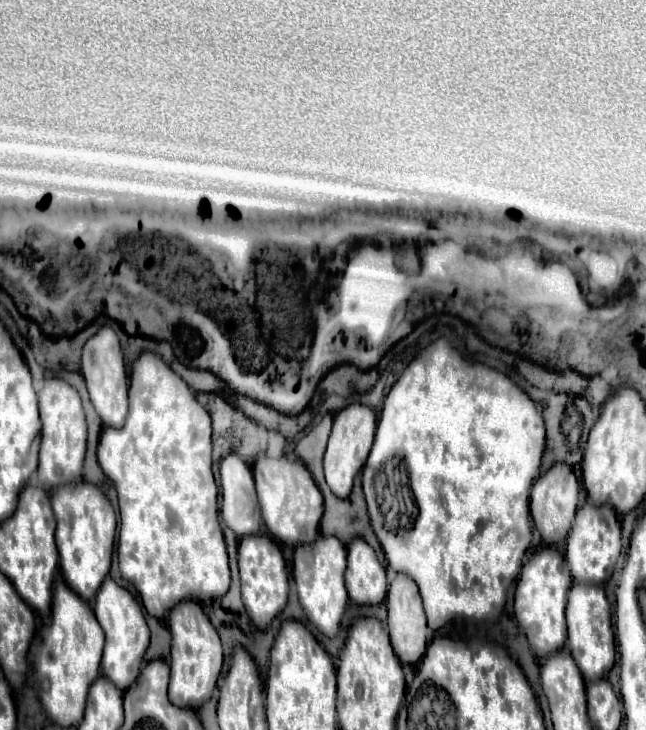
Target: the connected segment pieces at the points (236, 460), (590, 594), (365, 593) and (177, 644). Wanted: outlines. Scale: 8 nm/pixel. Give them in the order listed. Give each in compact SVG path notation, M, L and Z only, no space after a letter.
M228 454L220 462L222 486L222 520L238 536L262 532L260 506L256 500L254 476L250 466L236 454Z
M574 584L568 596L566 622L568 622L568 648L584 680L606 678L616 660L616 646L614 646L614 630L610 620L610 604L606 600L604 588L590 584Z
M360 538L348 544L346 588L354 604L378 606L386 598L386 570L374 550Z
M184 600L172 608L168 616L168 628L172 634L172 658L170 658L172 676L168 688L170 702L178 708L198 710L202 704L210 700L224 664L224 652L218 632L214 630L202 608L190 600Z

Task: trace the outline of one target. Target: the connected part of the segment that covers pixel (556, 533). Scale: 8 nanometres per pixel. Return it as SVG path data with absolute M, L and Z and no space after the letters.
M566 464L552 466L542 478L534 482L532 498L530 498L530 512L532 512L534 526L538 528L546 544L552 546L566 540L574 522L576 510L578 510L578 482L576 482L574 472Z

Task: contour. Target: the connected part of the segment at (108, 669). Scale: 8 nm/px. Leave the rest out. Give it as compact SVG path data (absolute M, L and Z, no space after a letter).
M108 576L102 582L102 586L92 602L92 610L96 614L98 624L102 626L104 634L106 634L104 656L102 656L102 676L106 676L116 688L126 690L138 678L138 672L144 666L144 654L146 654L148 640L150 640L150 630L144 620L142 608L126 588L118 586Z

